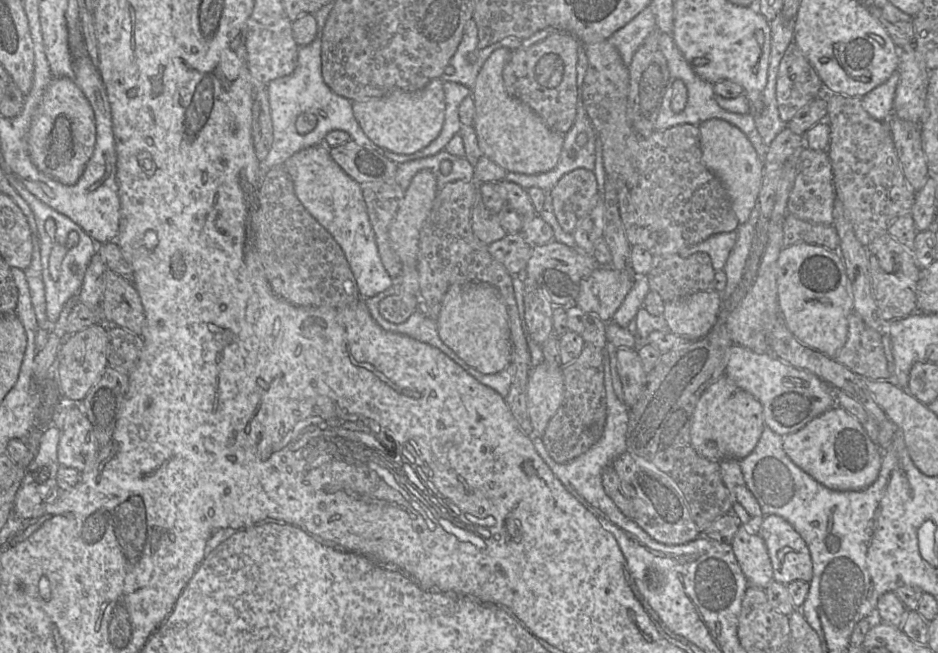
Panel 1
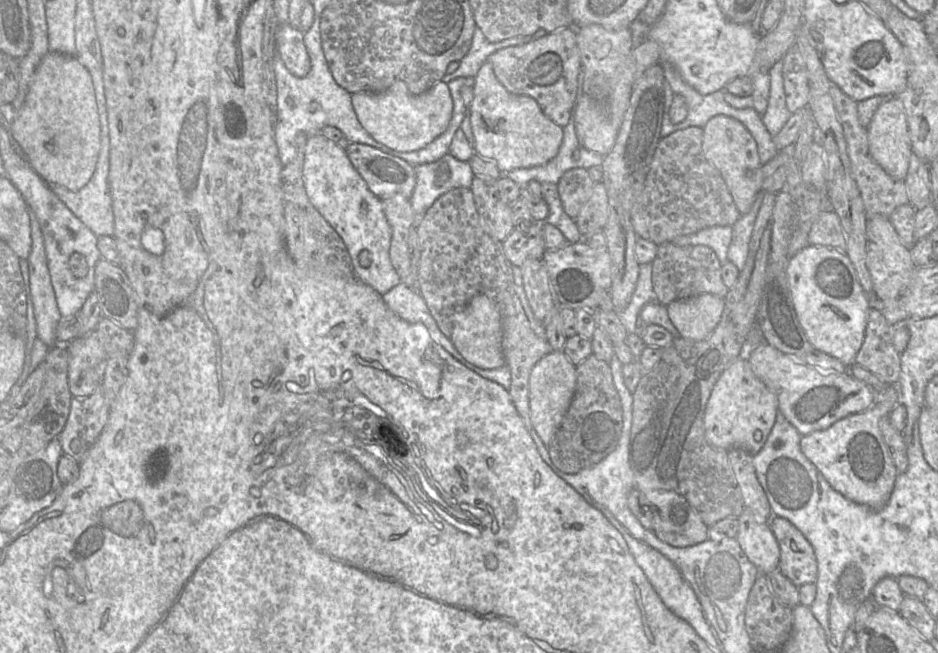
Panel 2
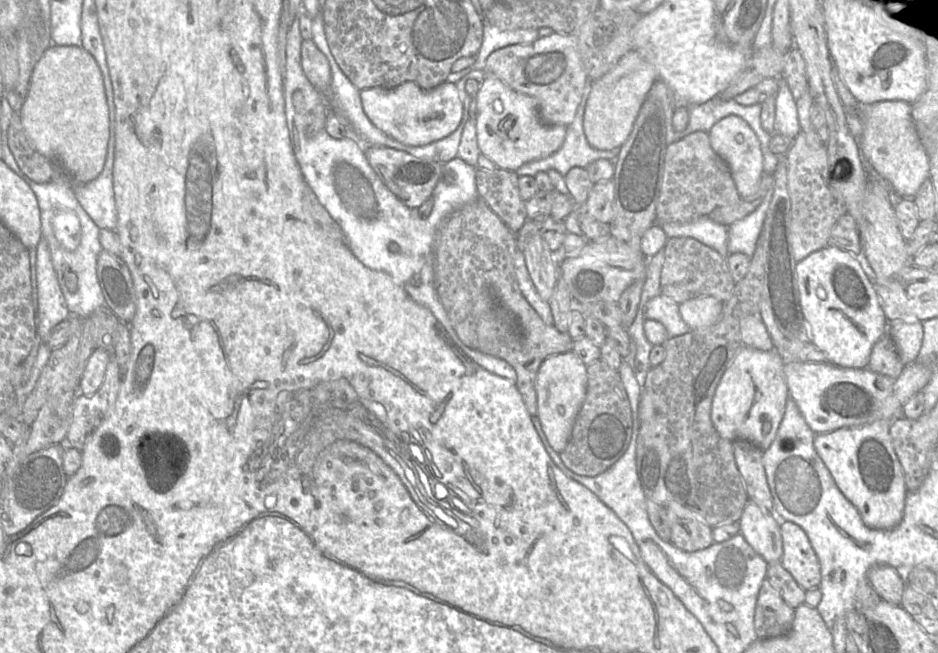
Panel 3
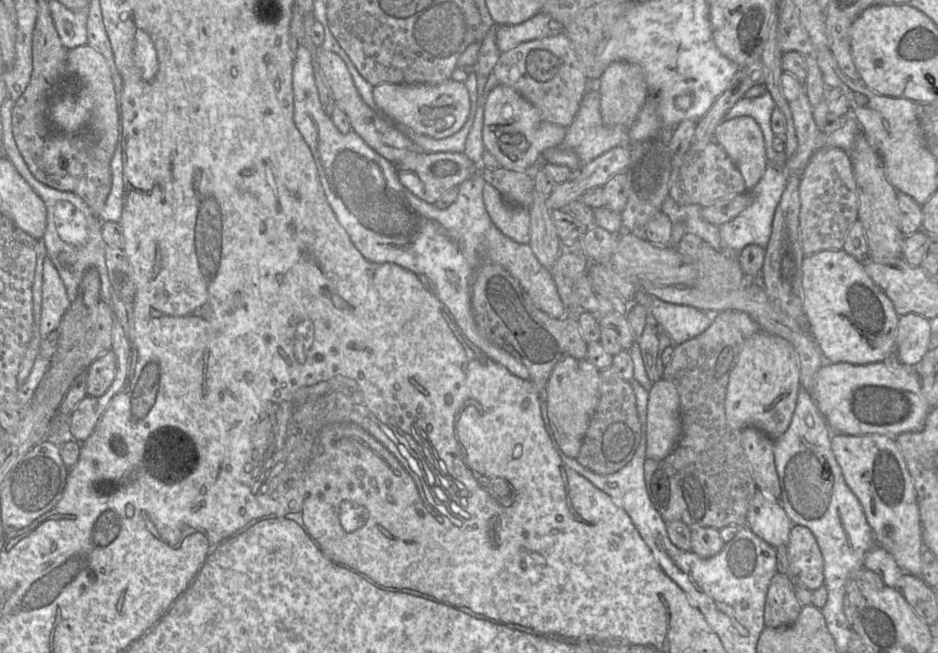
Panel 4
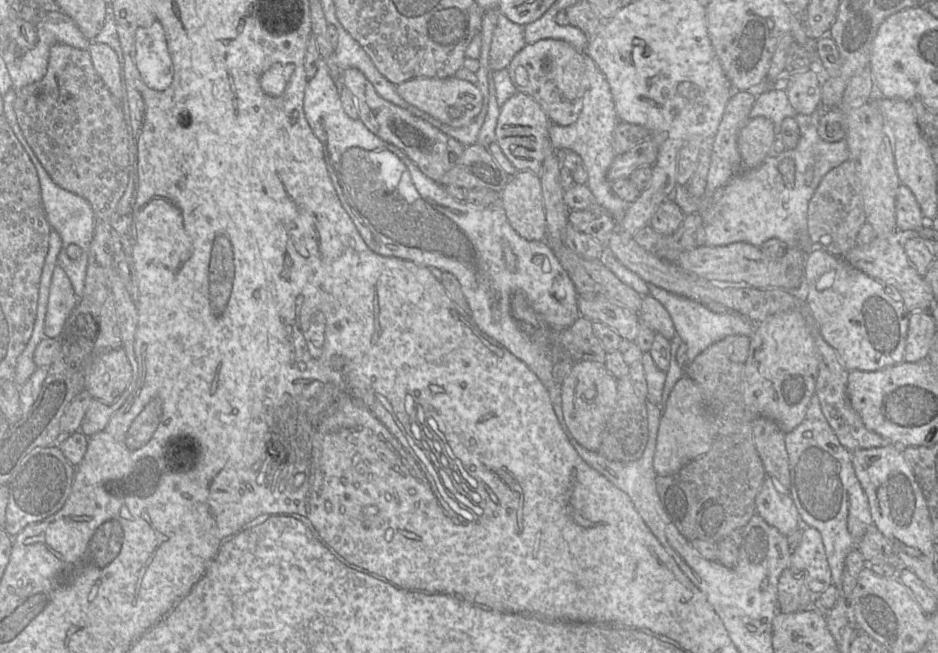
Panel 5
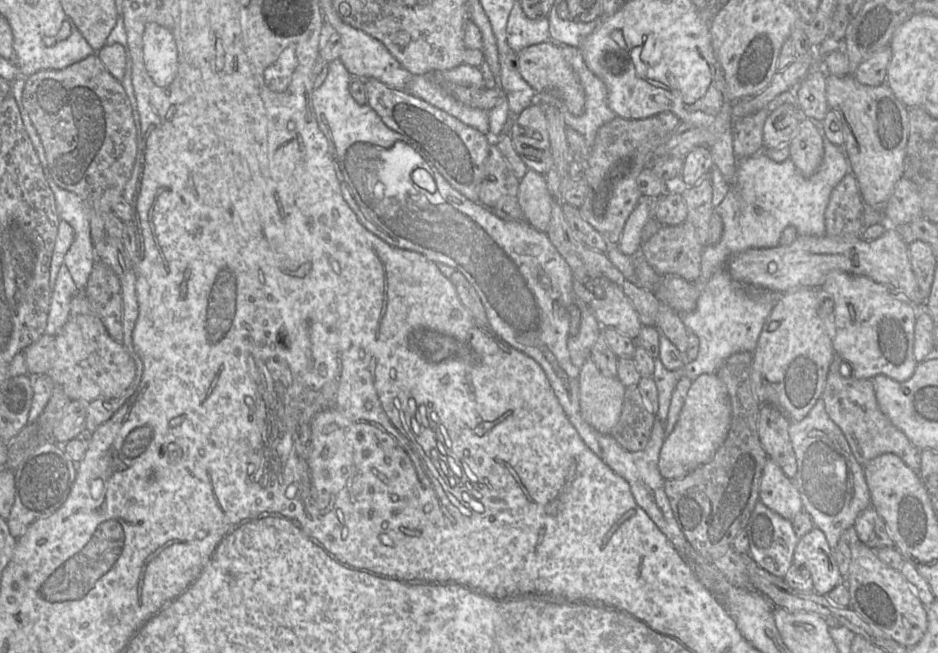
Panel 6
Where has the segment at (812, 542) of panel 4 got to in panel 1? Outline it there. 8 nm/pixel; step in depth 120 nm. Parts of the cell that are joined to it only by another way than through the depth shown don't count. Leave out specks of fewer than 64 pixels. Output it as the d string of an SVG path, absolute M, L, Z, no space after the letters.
M773 514L765 515L758 534L767 547L774 581L788 585L796 580L808 583L812 580L809 548L785 519Z

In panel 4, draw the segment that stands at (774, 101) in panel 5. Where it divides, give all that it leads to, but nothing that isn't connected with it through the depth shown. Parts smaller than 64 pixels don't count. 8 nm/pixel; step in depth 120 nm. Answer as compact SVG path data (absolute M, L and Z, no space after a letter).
M765 91L758 97L741 98L724 115L722 121L740 116L750 116L759 124L764 137L767 163L777 158L772 147L775 137L771 128L771 114L776 105L769 92Z

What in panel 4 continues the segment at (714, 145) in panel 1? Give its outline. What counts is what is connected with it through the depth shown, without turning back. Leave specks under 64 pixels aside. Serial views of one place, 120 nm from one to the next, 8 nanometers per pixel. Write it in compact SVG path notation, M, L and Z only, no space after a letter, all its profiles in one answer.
M750 116L735 117L722 121L714 135L715 141L742 174L746 189L751 190L767 167L764 137L759 124Z

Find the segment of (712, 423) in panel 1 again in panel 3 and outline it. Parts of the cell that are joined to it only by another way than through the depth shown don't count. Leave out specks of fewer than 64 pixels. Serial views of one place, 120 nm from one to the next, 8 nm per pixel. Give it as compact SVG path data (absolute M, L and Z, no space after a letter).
M743 345L726 369L716 388L711 420L719 435L732 442L746 440L761 450L769 448L776 437L789 399L785 362L773 348L762 351Z

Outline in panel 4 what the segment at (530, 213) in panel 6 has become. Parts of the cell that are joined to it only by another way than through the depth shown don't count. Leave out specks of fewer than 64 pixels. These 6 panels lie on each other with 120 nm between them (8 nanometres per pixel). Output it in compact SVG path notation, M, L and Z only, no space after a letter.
M490 184L482 191L485 208L496 227L519 244L530 241L530 209L506 202L501 193Z

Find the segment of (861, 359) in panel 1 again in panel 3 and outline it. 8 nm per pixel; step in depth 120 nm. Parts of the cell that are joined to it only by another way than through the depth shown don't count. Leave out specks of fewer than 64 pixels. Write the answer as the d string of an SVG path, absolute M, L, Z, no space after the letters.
M888 325L888 331L874 344L866 368L877 374L896 379L901 374L904 367L905 366L901 361L898 355L898 351L889 334L889 325Z

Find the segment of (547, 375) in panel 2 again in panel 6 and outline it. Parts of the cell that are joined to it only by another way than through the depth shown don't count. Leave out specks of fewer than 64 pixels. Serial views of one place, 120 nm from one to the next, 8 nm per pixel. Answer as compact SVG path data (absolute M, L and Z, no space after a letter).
M588 357L579 374L579 406L584 420L602 434L611 434L622 411L626 387L617 377L604 375Z

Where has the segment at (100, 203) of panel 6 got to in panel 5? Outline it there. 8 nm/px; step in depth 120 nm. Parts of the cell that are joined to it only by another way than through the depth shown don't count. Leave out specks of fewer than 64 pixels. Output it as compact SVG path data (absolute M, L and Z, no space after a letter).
M56 43L53 46L51 46L45 76L40 81L28 84L22 87L21 89L17 90L16 92L17 94L16 99L14 101L14 110L18 120L18 124L20 126L25 140L27 141L28 145L36 155L37 159L39 160L43 168L46 170L46 172L49 174L49 176L56 185L86 199L93 210L95 219L94 236L89 249L88 264L85 277L85 289L83 295L91 294L94 291L94 289L99 289L99 287L108 285L108 276L110 275L114 265L114 257L111 253L110 244L112 233L112 227L110 223L111 215L114 213L114 211L116 211L117 204L120 198L122 197L129 183L129 180L131 179L131 168L133 160L133 138L130 127L125 118L122 103L110 93L100 76L95 71L88 49L77 49L63 43Z

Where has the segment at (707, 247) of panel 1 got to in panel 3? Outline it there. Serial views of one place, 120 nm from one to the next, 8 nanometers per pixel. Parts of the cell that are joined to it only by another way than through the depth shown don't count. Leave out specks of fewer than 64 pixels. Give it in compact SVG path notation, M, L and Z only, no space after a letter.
M701 216L688 223L661 224L668 238L691 237L715 249L722 257L727 258L729 251L728 226L717 223L708 216Z

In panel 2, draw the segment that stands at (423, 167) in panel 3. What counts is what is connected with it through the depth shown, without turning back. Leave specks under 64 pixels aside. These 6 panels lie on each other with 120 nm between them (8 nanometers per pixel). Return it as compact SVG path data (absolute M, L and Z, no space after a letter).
M345 143L354 168L380 199L402 195L411 199L415 186L415 165L362 143Z

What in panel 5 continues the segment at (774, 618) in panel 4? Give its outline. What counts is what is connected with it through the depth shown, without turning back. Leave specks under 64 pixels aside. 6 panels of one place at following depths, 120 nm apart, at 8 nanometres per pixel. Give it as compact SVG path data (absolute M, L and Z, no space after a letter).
M788 566L778 581L778 612L795 613L811 607L817 598L808 588L800 570Z

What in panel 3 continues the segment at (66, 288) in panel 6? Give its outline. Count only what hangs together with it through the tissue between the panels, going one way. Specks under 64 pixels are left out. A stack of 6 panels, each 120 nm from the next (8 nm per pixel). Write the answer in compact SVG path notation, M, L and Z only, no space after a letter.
M42 235L36 250L38 333L41 343L46 343L52 329L67 320L70 312L53 268L47 241Z

